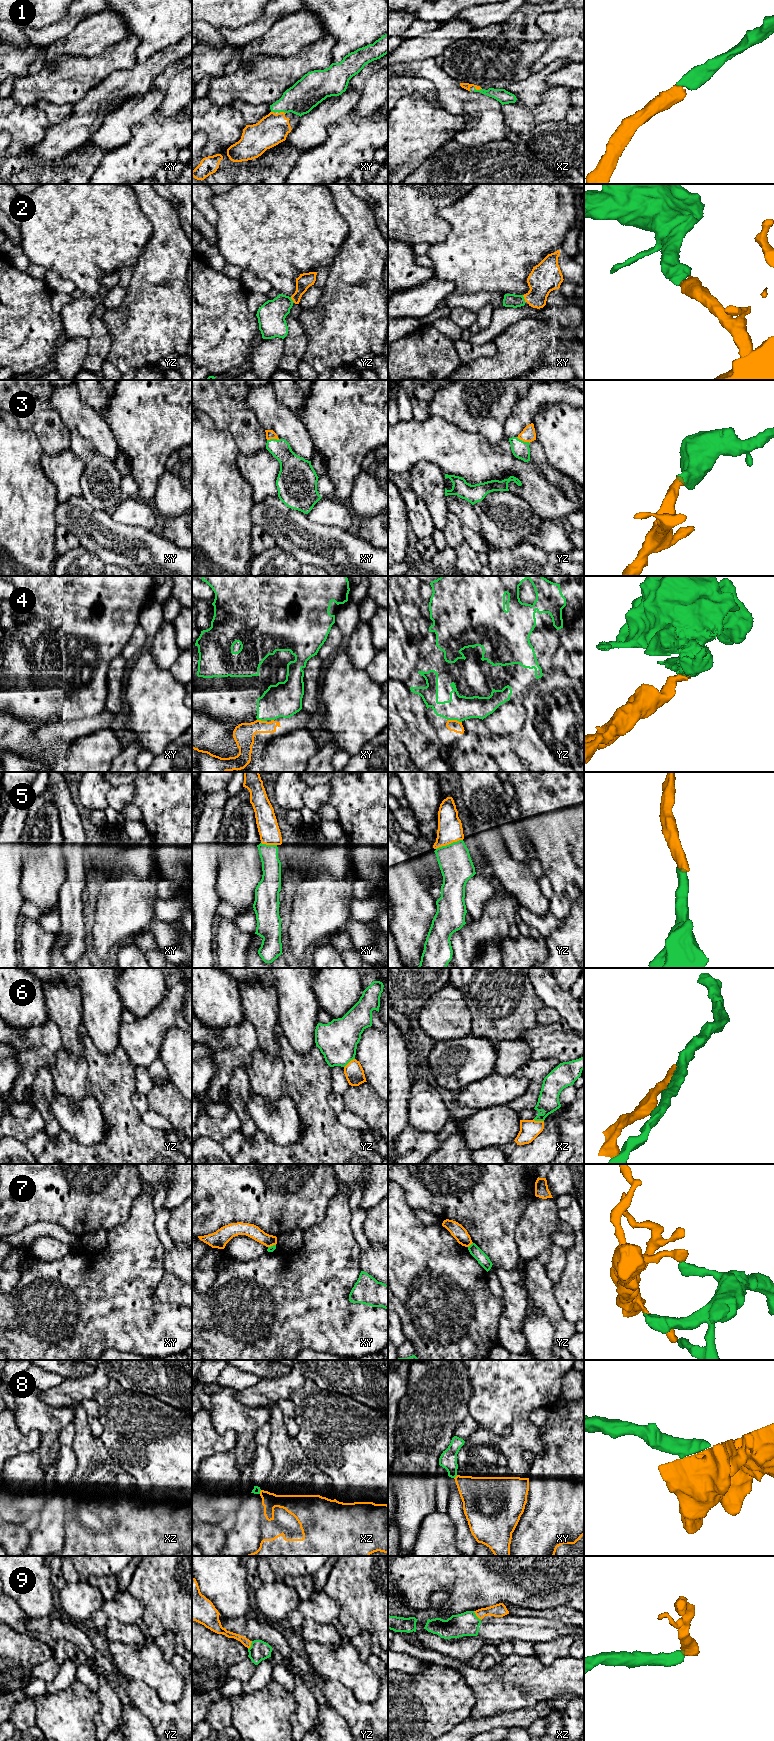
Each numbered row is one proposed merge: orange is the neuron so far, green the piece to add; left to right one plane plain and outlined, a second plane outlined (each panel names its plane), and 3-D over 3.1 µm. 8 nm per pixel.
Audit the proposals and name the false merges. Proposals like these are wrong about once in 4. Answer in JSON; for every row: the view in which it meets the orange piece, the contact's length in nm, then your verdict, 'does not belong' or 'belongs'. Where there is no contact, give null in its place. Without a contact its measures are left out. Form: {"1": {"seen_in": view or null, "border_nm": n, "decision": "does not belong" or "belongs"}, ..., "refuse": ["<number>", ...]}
{"1": {"seen_in": "xz", "border_nm": 70, "decision": "belongs"}, "2": {"seen_in": "xy", "border_nm": 60, "decision": "belongs"}, "3": {"seen_in": "yz", "border_nm": 120, "decision": "belongs"}, "4": {"seen_in": "yz", "border_nm": 110, "decision": "does not belong"}, "5": {"seen_in": "yz", "border_nm": 240, "decision": "belongs"}, "6": {"seen_in": "yz", "border_nm": 120, "decision": "does not belong"}, "7": {"seen_in": "yz", "border_nm": 60, "decision": "does not belong"}, "8": {"seen_in": "xy", "border_nm": 40, "decision": "does not belong"}, "9": {"seen_in": "xz", "border_nm": 100, "decision": "does not belong"}, "refuse": ["4", "6", "7", "8", "9"]}

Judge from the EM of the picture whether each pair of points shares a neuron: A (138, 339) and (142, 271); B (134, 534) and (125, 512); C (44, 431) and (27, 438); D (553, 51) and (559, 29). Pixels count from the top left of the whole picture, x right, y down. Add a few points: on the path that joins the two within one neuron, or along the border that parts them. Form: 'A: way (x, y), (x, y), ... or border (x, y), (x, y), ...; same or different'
A: way (142, 322), (142, 288); same
B: border (110, 515), (115, 521), (154, 530); different
C: border (16, 421), (35, 435), (43, 452); different
D: border (573, 34), (559, 37); different

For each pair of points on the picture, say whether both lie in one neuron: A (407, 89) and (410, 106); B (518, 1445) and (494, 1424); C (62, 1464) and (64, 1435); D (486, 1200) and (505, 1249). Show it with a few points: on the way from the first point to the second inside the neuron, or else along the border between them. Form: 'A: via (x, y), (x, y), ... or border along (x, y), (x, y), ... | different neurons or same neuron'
A: border along (398, 99), (404, 96), (419, 94), (431, 102) | different neurons
B: border along (486, 1429), (496, 1435), (509, 1435) | different neurons
C: via (65, 1457), (65, 1442) | same neuron
D: via (490, 1212), (491, 1226), (495, 1237) | same neuron

